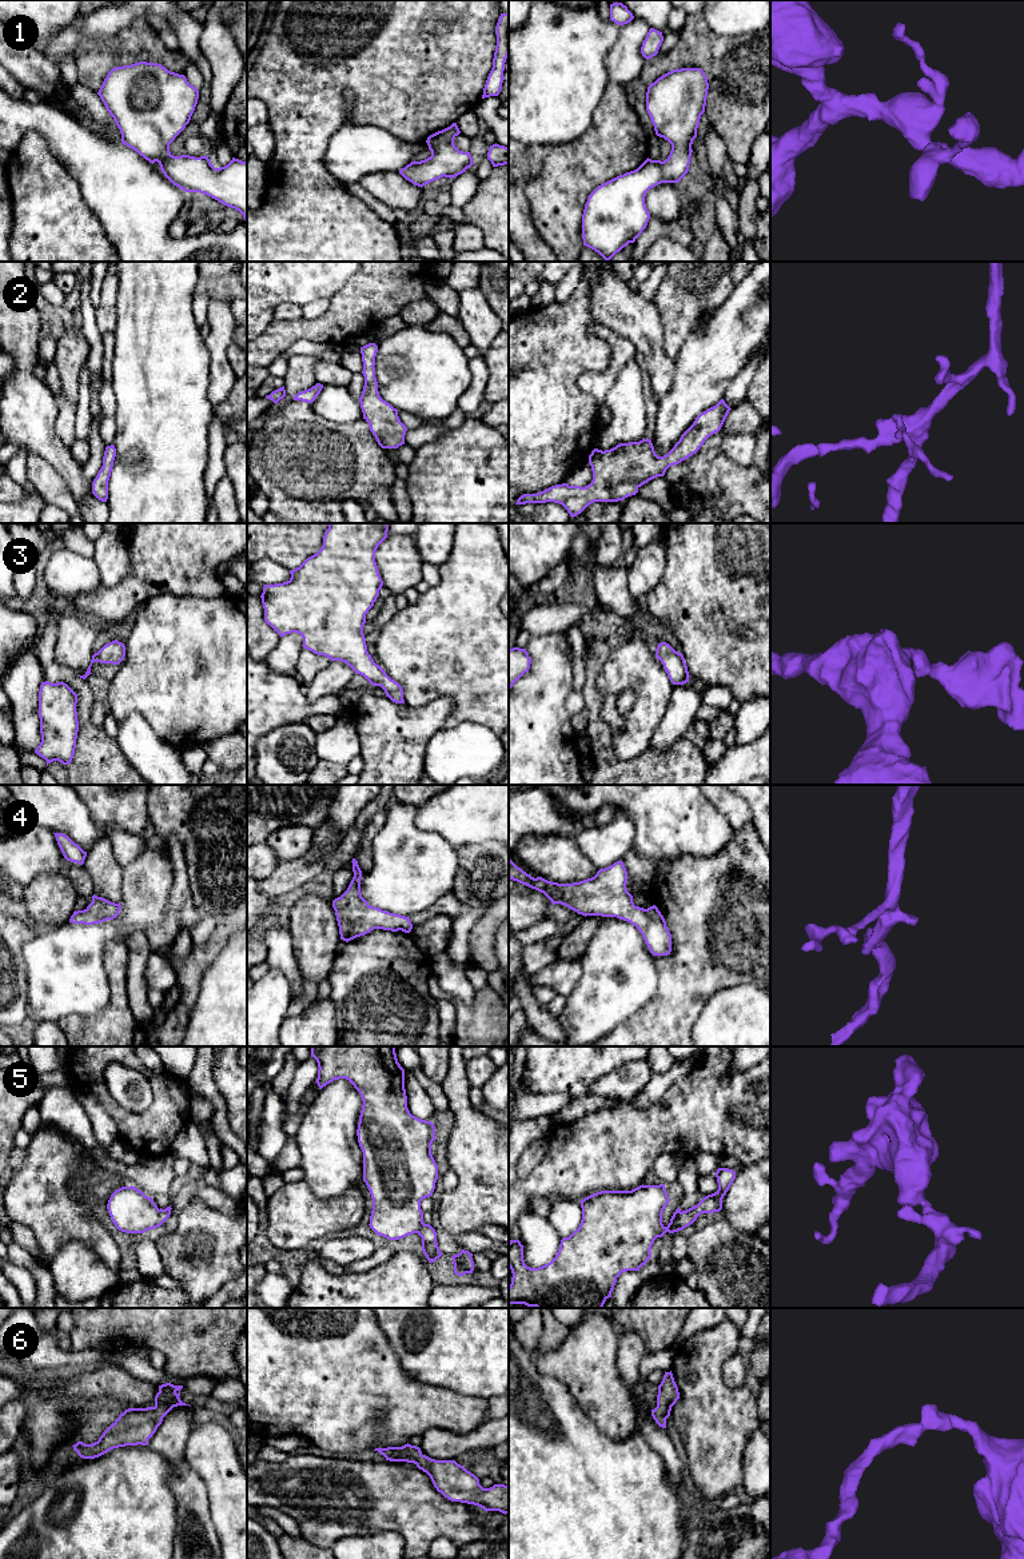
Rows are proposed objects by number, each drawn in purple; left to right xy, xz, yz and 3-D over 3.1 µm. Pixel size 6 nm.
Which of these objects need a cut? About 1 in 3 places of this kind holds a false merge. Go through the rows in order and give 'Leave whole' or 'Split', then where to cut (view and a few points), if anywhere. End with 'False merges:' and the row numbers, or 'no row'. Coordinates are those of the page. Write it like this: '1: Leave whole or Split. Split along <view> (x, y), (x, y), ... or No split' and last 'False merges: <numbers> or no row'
1: Leave whole. No split
2: Leave whole. No split
3: Leave whole. No split
4: Leave whole. No split
5: Leave whole. No split
6: Leave whole. No split
False merges: no row

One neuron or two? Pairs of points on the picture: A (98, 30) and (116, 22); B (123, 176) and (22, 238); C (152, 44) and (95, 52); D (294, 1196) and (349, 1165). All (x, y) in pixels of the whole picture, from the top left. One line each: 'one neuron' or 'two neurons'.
A: one neuron
B: two neurons
C: one neuron
D: two neurons

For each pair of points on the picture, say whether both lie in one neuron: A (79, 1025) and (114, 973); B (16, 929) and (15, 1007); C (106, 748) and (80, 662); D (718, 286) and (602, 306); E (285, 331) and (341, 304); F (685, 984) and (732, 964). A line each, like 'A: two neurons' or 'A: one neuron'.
A: one neuron
B: one neuron
C: two neurons
D: two neurons
E: one neuron
F: one neuron

